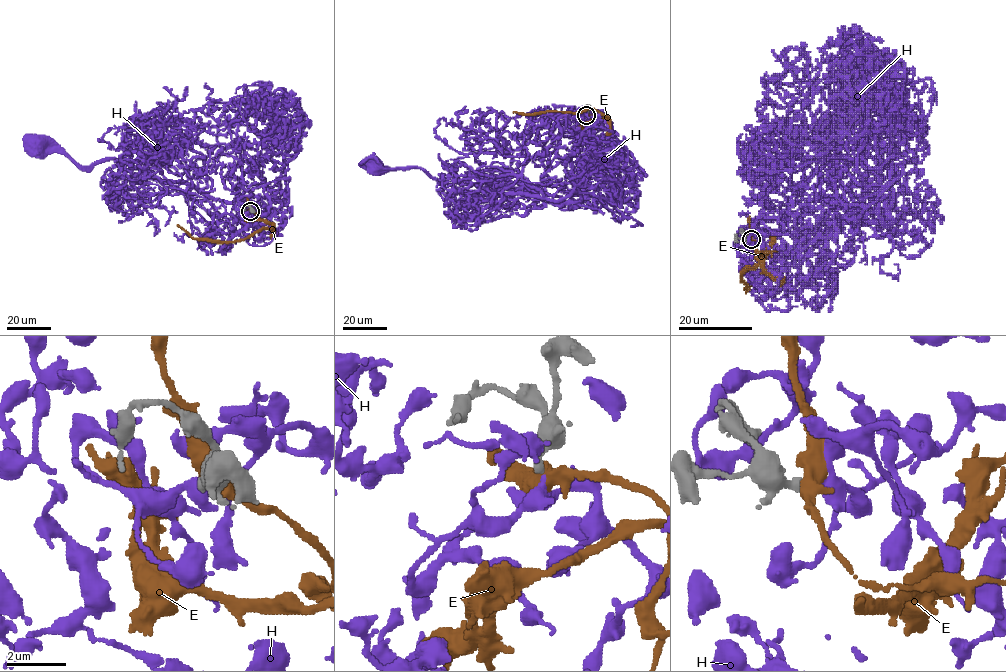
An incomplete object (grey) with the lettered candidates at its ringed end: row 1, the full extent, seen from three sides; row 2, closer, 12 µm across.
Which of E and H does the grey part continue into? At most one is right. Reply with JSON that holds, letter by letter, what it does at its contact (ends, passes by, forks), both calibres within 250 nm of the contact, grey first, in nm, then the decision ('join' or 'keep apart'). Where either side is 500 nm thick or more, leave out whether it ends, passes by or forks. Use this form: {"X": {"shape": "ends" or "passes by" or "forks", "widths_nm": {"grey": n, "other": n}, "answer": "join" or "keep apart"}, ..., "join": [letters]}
{"E": {"widths_nm": {"grey": 340, "other": 550}, "answer": "keep apart"}, "H": {"shape": "passes by", "widths_nm": {"grey": 320, "other": 320}, "answer": "join"}, "join": ["H"]}

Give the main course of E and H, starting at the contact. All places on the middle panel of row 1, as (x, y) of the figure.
E: (587, 114), (608, 119), (593, 109), (579, 112), (513, 112)
H: (586, 115), (595, 123), (572, 146), (574, 189), (557, 200), (467, 191), (421, 169), (373, 165)

